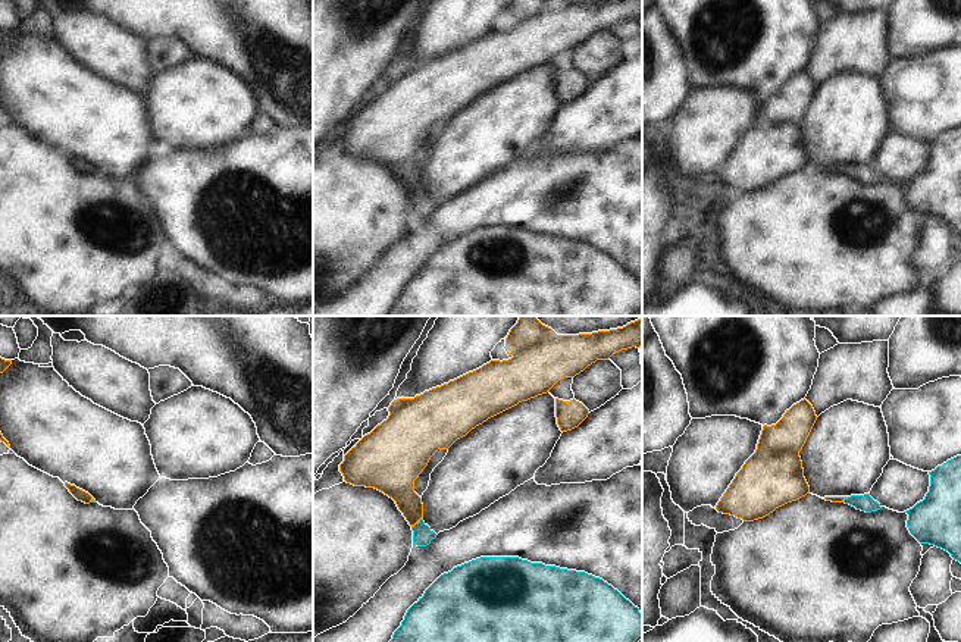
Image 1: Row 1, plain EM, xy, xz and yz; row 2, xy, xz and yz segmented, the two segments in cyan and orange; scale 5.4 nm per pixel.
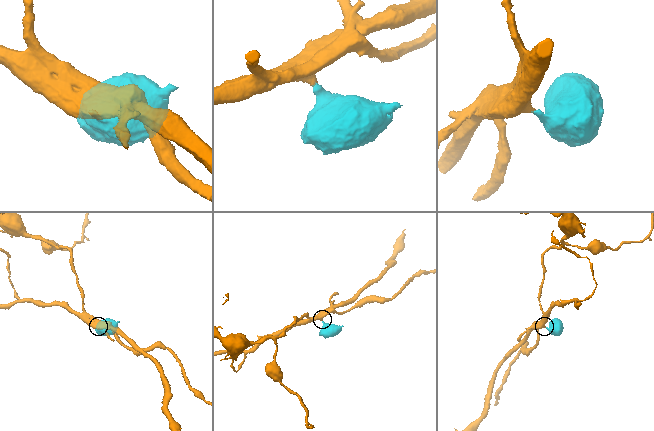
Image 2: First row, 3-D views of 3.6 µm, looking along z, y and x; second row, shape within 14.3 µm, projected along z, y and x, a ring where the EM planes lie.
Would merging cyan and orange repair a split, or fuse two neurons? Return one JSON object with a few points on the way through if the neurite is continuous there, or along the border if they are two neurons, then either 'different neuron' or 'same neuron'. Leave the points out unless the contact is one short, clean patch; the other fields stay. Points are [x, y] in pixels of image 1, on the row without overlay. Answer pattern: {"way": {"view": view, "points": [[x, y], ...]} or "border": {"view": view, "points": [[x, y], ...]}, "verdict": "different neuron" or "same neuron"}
{"way": {"view": "xz", "points": [[422, 206], [416, 194], [413, 181], [397, 153]]}, "verdict": "same neuron"}

